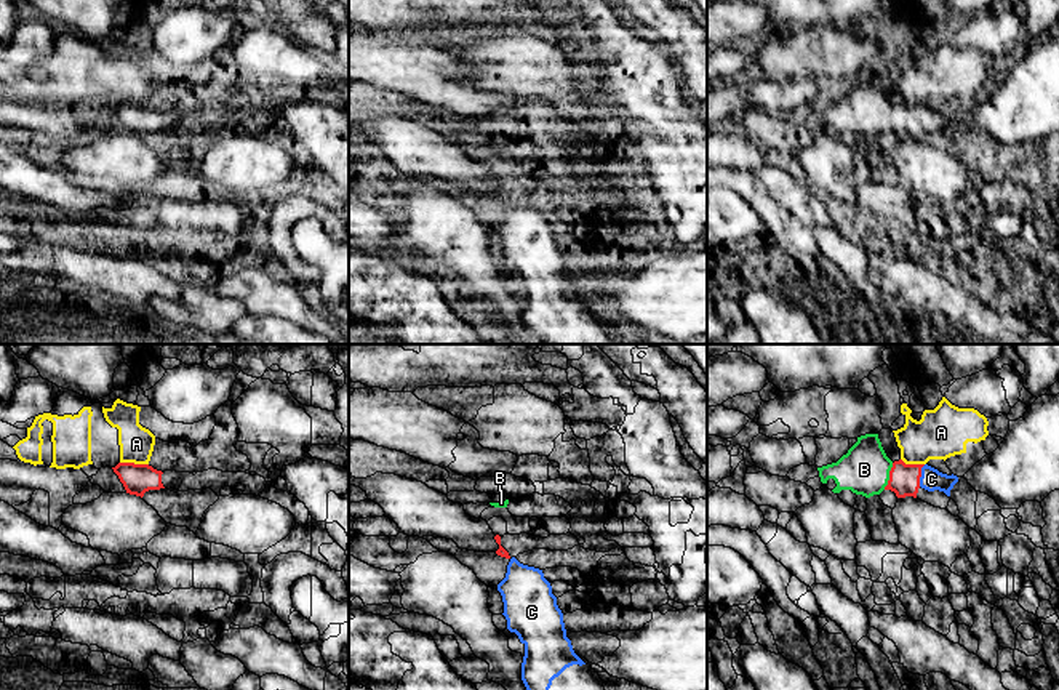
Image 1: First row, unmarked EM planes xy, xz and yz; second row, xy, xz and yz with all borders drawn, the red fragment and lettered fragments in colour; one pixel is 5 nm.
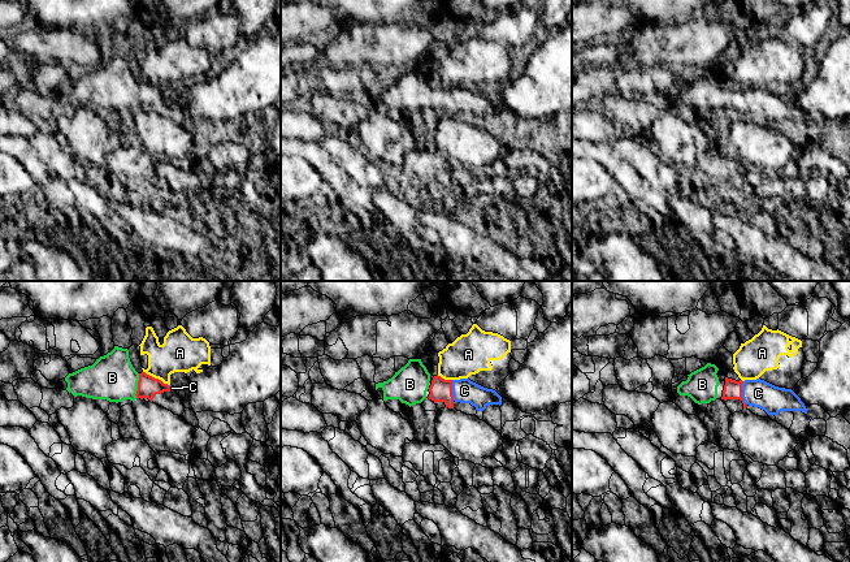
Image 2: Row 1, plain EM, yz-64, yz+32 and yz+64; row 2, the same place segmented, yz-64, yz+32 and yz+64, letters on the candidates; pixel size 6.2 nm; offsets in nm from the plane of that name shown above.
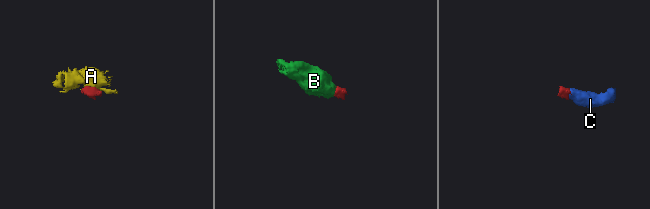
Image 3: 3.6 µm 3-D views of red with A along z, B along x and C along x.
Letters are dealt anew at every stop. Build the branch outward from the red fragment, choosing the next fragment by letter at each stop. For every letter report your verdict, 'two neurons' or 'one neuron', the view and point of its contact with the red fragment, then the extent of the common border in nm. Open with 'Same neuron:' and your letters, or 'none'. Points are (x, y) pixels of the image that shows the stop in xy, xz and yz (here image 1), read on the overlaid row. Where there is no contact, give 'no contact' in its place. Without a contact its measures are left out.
Same neuron: B, C
A: two neurons | xy (133, 463) | 140 nm
B: one neuron | yz (890, 476) | 140 nm
C: one neuron | yz (920, 476) | 120 nm

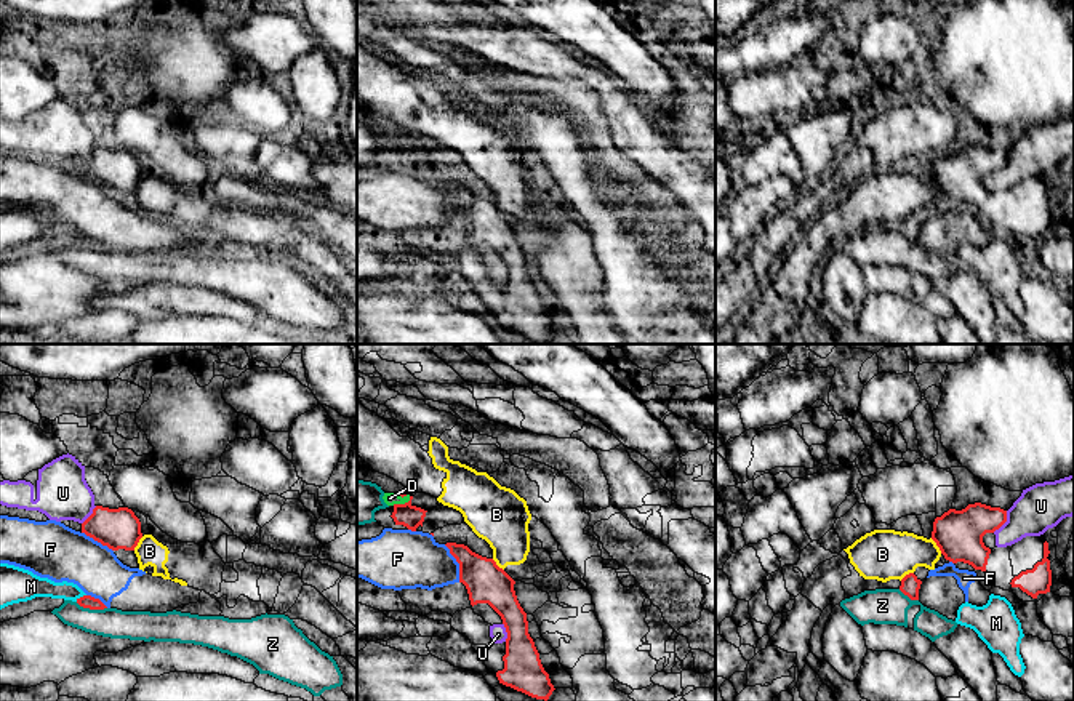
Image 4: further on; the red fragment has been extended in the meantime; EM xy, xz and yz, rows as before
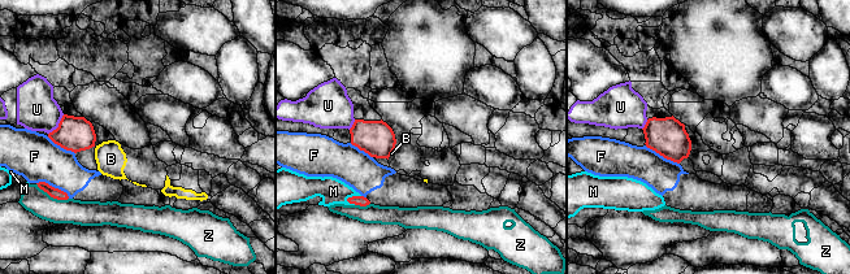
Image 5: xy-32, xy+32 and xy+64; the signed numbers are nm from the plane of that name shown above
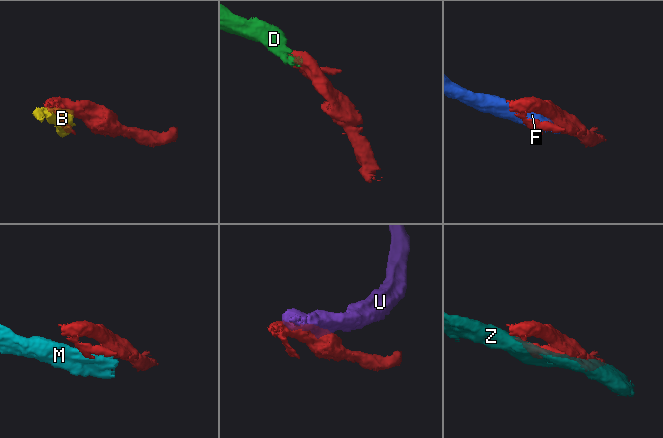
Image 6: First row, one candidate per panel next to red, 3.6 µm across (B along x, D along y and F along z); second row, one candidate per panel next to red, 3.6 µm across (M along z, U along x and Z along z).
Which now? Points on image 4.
Same neuron: D
B: two neurons | yz (937, 544) | 100 nm
D: one neuron | xz (402, 504) | 100 nm
F: two neurons | xz (458, 562) | 200 nm
M: two neurons | xy (80, 597) | 70 nm
U: two neurons | yz (1004, 522) | 130 nm
Z: two neurons | xy (92, 608) | 160 nm

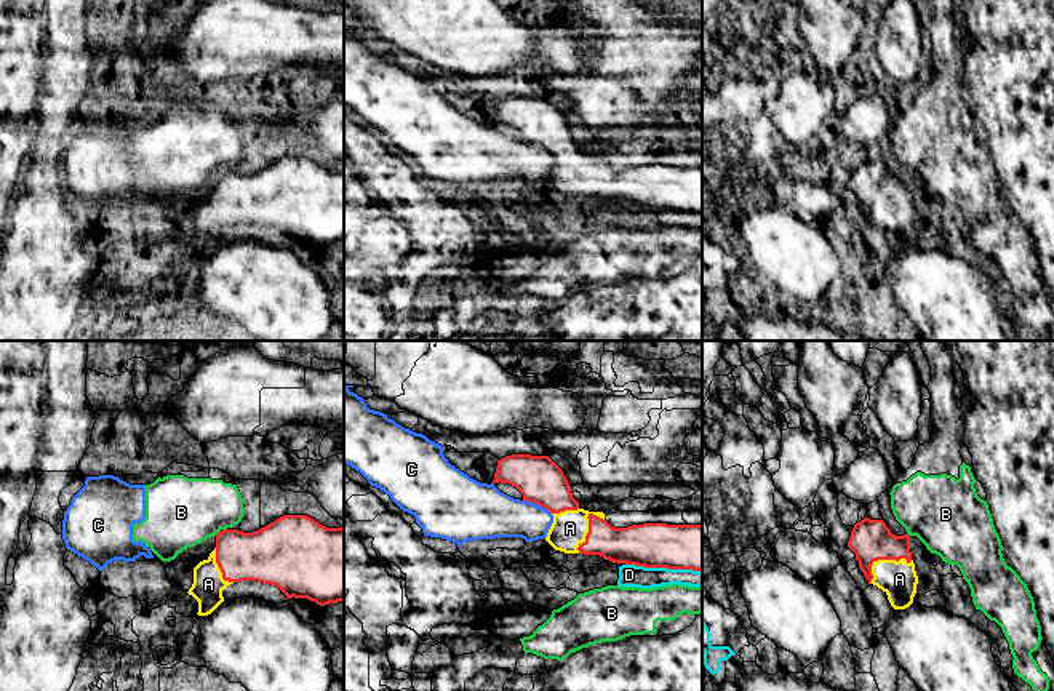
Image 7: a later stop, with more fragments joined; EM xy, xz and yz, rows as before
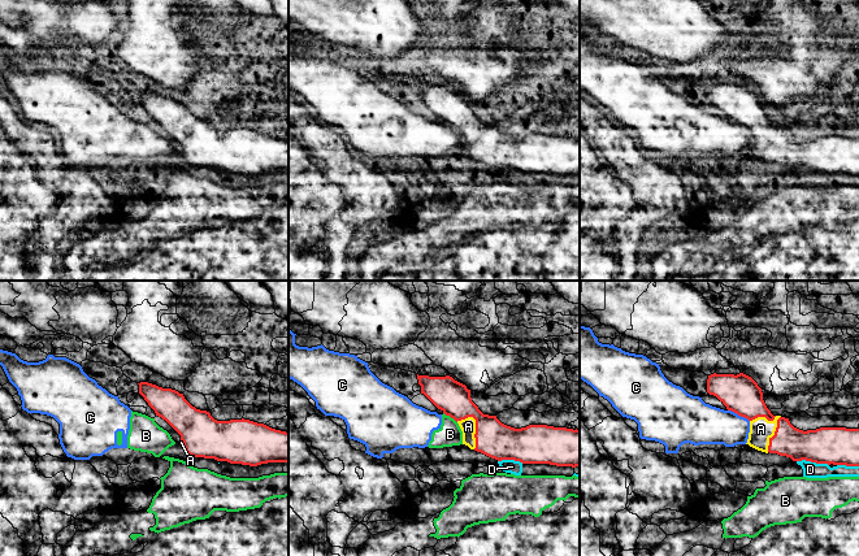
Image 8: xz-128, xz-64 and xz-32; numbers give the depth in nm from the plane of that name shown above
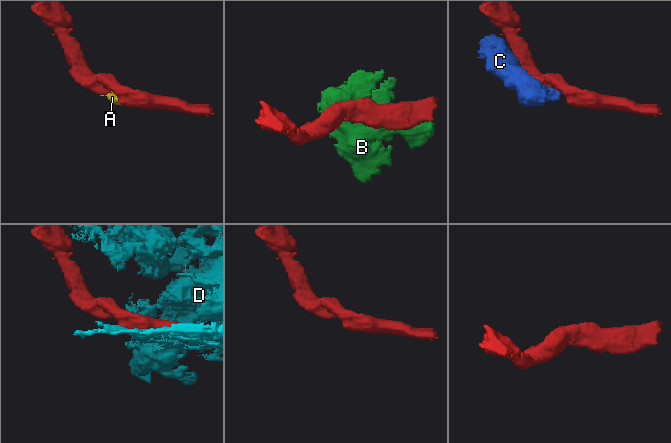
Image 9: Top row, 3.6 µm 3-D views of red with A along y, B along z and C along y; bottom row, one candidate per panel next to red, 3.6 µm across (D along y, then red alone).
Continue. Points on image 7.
Same neuron: A
A: one neuron | yz (883, 559) | 260 nm
B: two neurons | xy (218, 533) | 40 nm
C: two neurons | xz (538, 504) | 170 nm
D: two neurons | xz (662, 567) | 380 nm

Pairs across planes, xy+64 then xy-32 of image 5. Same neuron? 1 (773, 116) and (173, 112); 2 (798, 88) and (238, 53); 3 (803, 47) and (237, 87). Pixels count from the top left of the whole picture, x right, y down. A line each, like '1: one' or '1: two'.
1: one
2: two
3: two

